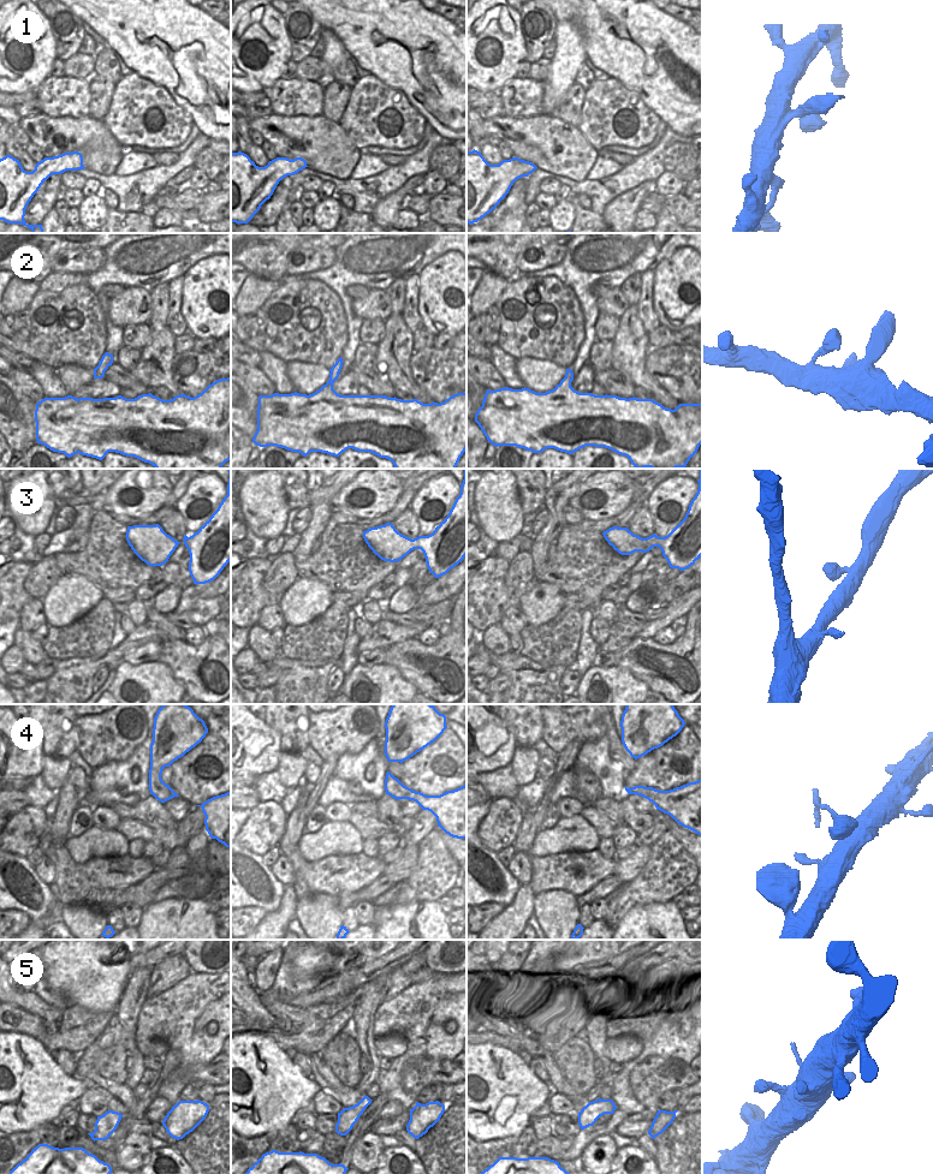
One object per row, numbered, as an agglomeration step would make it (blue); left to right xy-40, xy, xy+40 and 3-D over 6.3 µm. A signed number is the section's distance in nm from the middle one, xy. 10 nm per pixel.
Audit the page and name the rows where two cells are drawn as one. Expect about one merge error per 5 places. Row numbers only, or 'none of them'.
none of them

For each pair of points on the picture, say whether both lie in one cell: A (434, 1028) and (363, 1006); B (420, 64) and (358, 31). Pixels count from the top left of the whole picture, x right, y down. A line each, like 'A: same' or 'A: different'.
A: different
B: same

